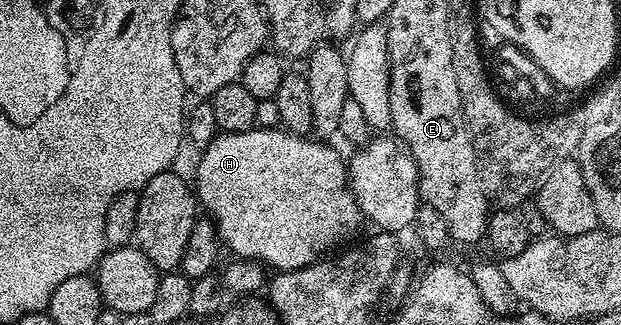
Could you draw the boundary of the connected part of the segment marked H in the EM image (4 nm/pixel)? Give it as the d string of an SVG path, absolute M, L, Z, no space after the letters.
M255 126L242 133L222 132L215 135L211 144L201 149L198 160L198 184L196 180L196 195L200 201L201 207L208 211L209 219L213 220L214 225L218 228L218 238L223 245L226 244L234 251L235 257L244 260L259 260L261 264L269 266L278 272L290 272L293 268L307 268L310 264L316 264L327 254L349 245L350 240L358 232L358 227L364 224L364 217L358 203L354 197L354 191L350 189L348 183L348 164L334 148L329 148L329 143L323 142L318 138L307 138L304 136L294 136L290 132L283 130L281 127L261 128Z

